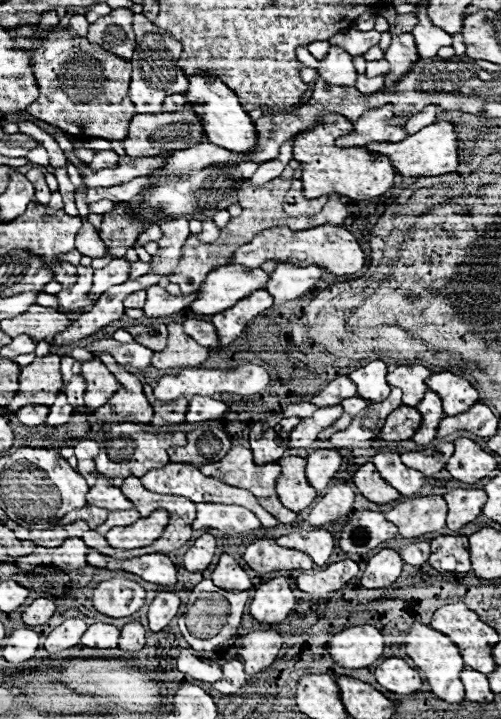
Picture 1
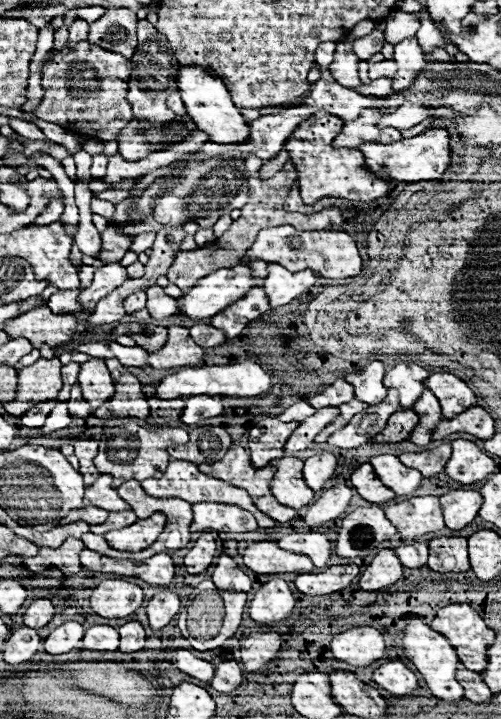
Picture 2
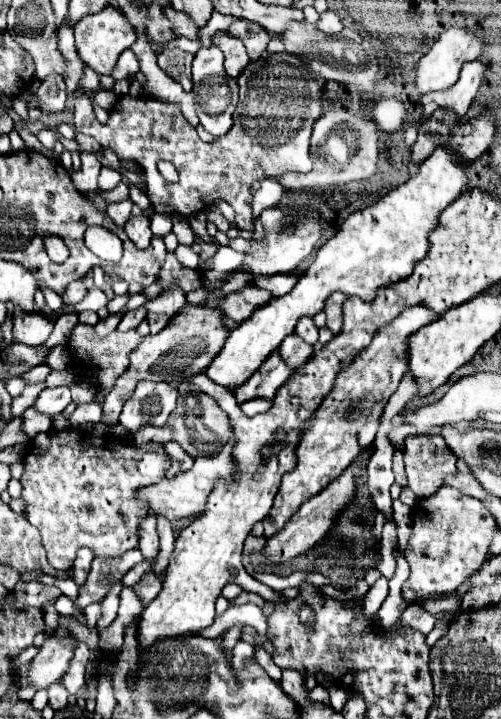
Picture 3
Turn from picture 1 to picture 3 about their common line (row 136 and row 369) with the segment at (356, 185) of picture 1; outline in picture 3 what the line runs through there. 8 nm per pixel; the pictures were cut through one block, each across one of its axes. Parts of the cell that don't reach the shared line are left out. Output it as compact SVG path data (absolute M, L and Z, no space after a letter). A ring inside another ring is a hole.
M354 328L350 336L346 336L346 330L334 336L328 344L324 344L324 356L318 360L312 358L306 364L302 364L302 368L294 370L294 374L276 392L272 408L252 418L244 416L236 396L228 388L220 388L210 378L206 378L206 374L196 374L186 380L190 384L196 384L204 394L212 396L220 404L220 408L230 416L236 438L232 458L238 476L234 476L232 480L218 480L214 484L212 494L208 496L206 510L176 538L176 548L172 552L170 566L164 572L162 592L144 608L138 622L138 640L142 648L150 648L154 642L162 638L198 634L204 626L210 626L216 616L216 598L222 594L222 588L230 582L236 582L248 592L260 594L264 600L270 600L276 606L288 602L280 598L278 592L264 586L244 570L240 560L242 546L252 526L268 516L272 500L280 488L282 474L290 472L296 466L296 446L300 442L300 436L308 420L316 412L318 404L322 402L322 396L330 392L334 376L352 360L354 352L370 344L374 330L378 328ZM278 430L284 432L284 438L278 438ZM264 446L272 448L270 460L266 460L262 454Z

